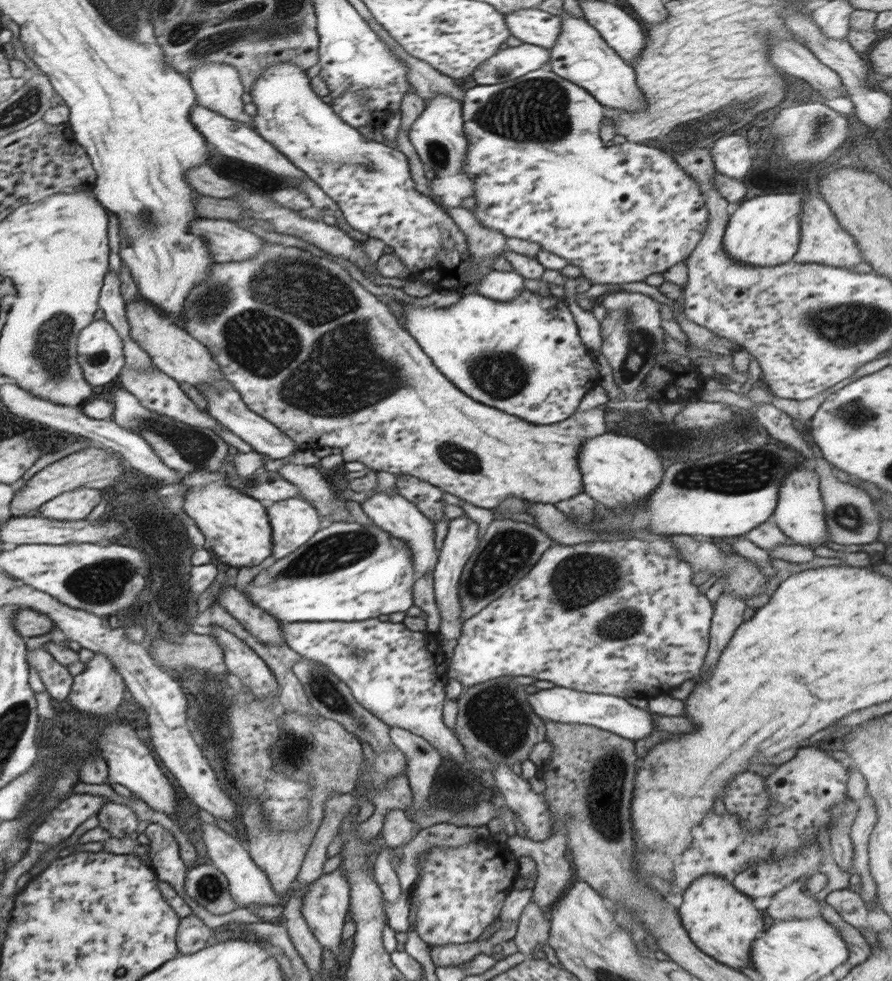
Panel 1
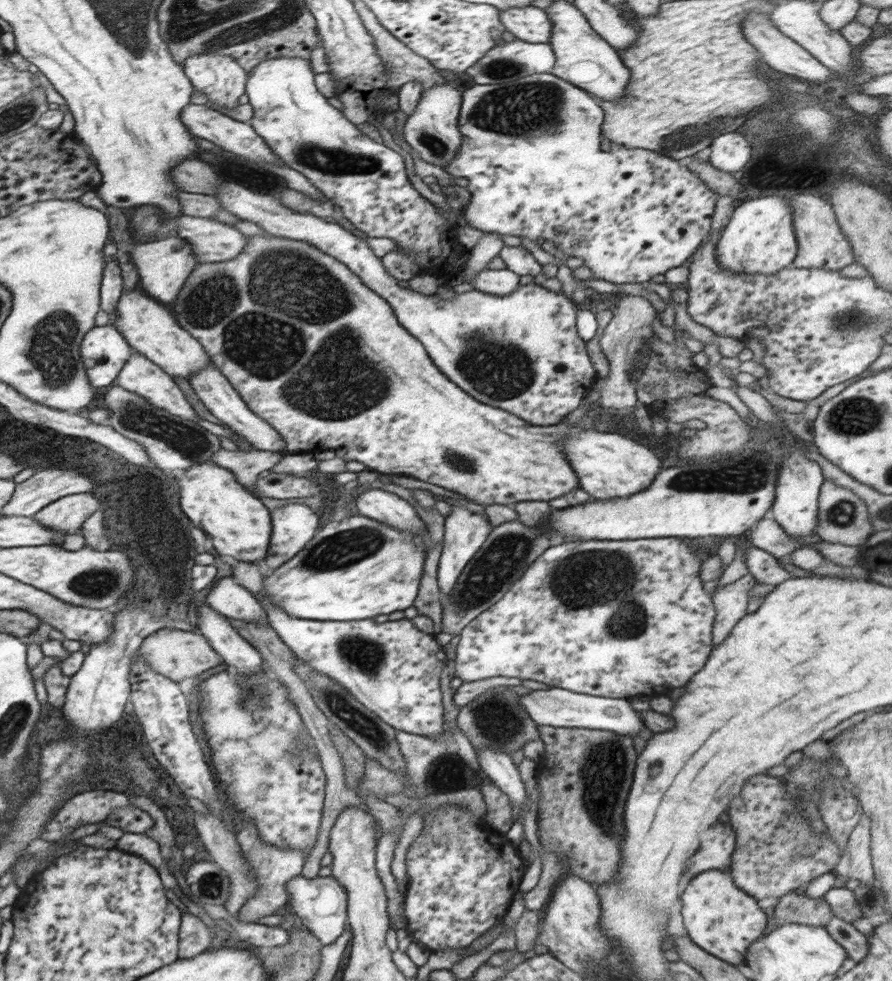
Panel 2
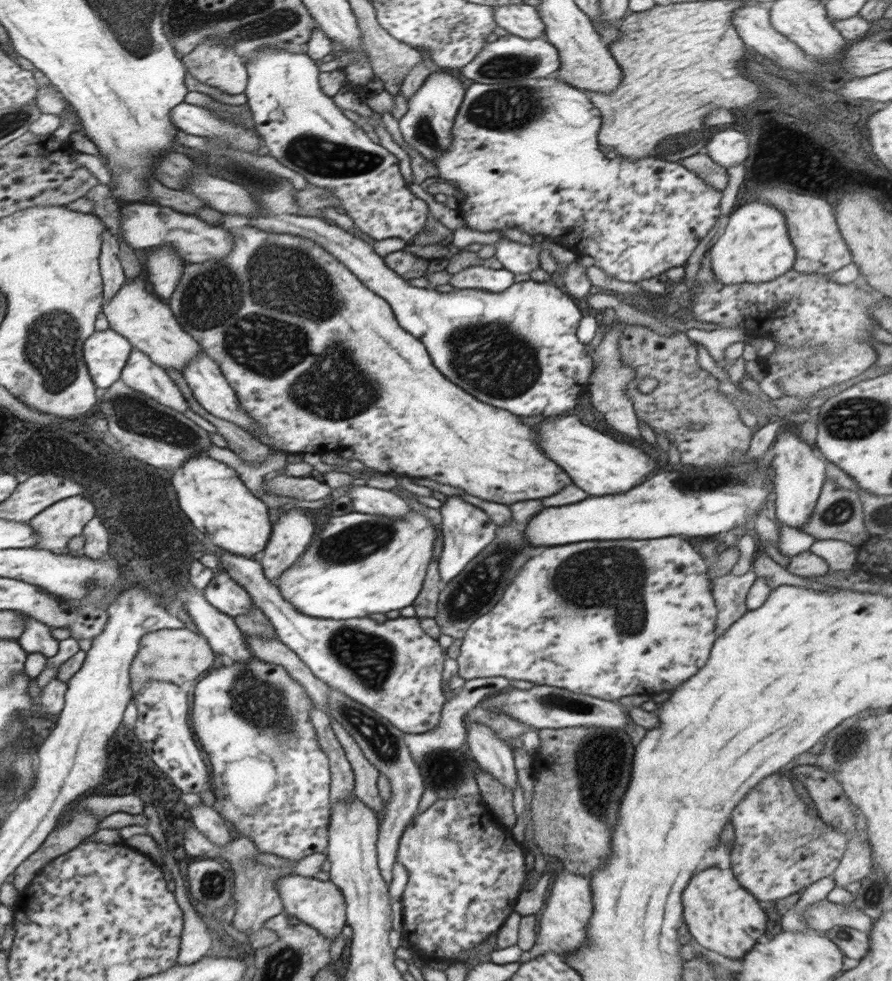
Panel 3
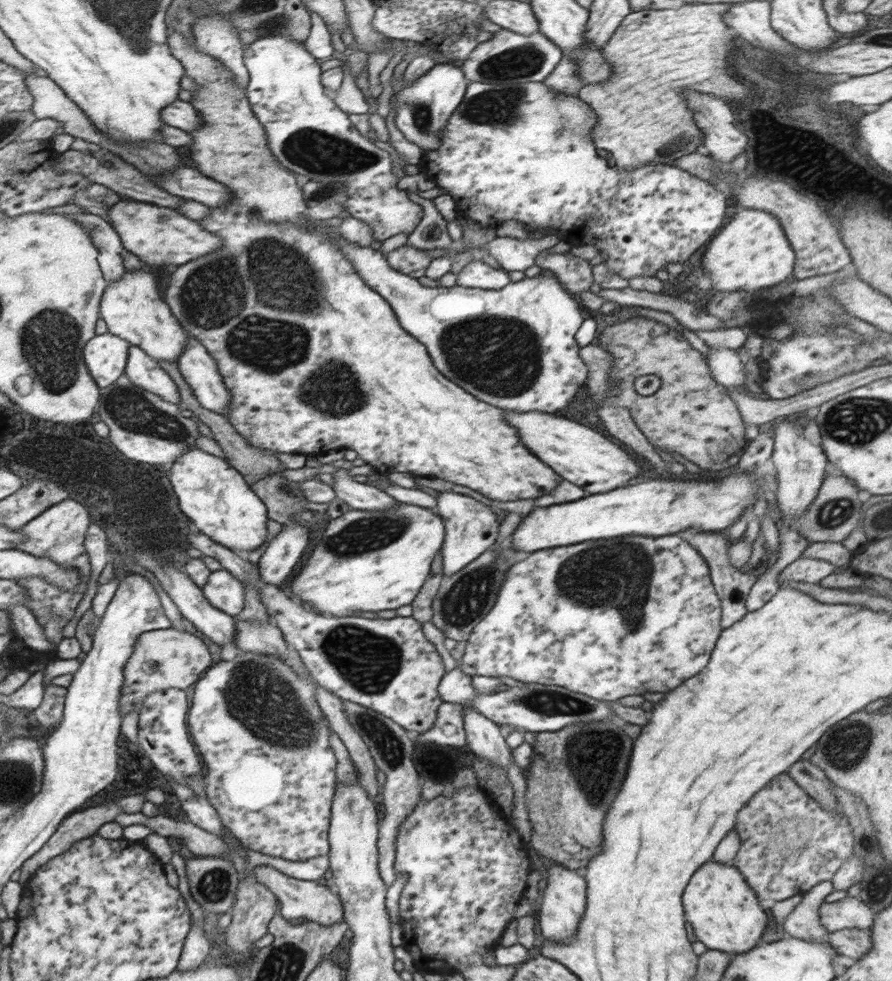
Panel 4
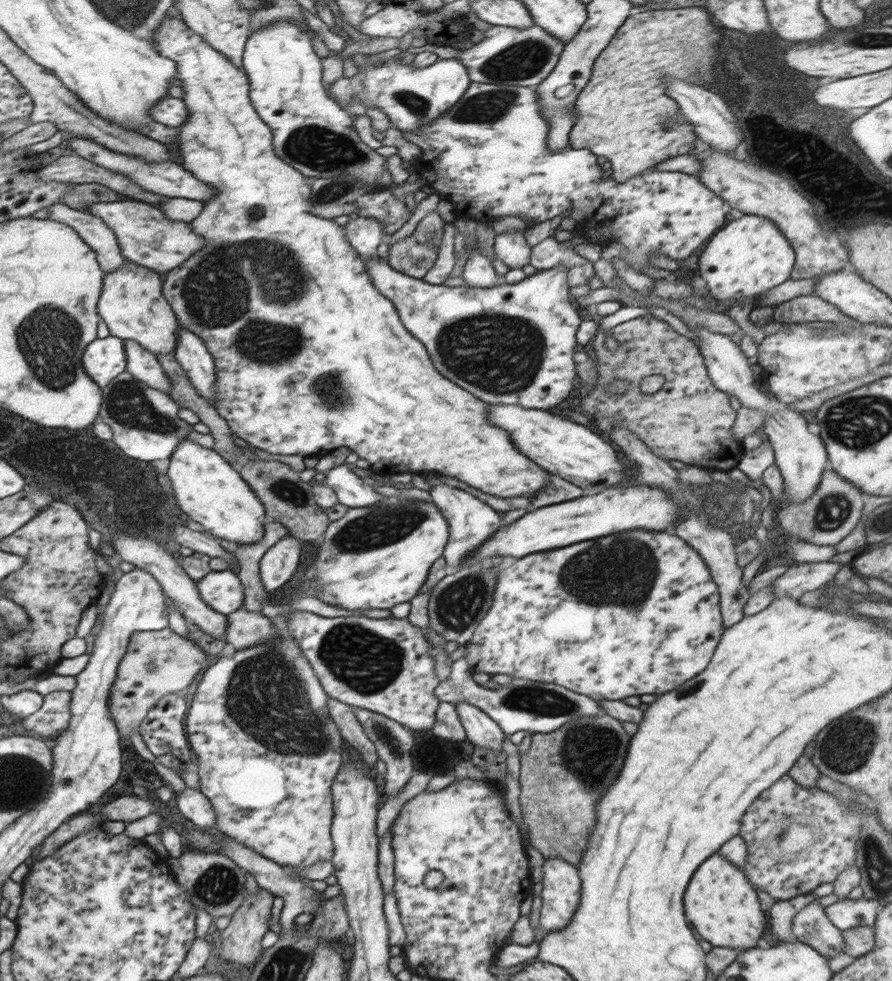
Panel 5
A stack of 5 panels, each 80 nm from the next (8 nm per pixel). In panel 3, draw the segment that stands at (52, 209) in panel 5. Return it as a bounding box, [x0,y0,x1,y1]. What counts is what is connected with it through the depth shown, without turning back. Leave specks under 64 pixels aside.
[99,229,127,300]

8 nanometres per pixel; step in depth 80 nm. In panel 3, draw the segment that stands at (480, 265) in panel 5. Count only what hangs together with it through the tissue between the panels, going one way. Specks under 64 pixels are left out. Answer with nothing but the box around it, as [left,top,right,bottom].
[450,266,514,292]

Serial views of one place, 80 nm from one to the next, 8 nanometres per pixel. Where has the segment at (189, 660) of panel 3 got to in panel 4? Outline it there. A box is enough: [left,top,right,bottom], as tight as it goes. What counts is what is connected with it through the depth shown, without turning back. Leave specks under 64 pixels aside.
[119,628,214,717]

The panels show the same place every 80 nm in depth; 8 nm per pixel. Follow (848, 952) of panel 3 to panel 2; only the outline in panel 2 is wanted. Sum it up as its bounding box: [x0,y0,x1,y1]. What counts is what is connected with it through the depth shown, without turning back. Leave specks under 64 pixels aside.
[825,915,869,963]

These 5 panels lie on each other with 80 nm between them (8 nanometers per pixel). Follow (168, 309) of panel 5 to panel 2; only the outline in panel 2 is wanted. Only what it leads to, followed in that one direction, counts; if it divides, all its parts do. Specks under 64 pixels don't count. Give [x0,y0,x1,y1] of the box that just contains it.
[115,287,213,380]

